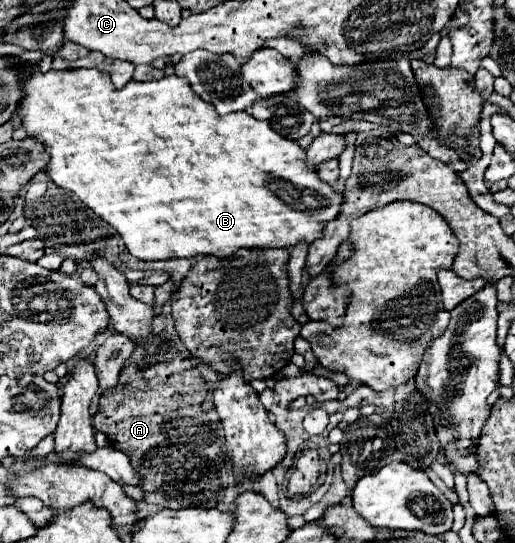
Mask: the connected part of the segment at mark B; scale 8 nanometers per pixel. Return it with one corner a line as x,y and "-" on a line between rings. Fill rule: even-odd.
38,65
24,69
24,99
18,107
20,121
26,127
28,135
40,139
40,143
46,145
46,151
52,155
48,163
48,177
62,189
72,191
84,201
98,217
102,217
106,223
110,223
116,233
126,241
128,251
142,259
142,261
160,261
160,259
172,259
172,257
196,257
196,255
212,255
216,259
228,259
238,249
270,249
270,247
282,247
290,249
298,243
310,245
314,239
322,235
324,223
332,221
340,215
340,205
344,201
342,193
334,191
332,185
324,183
316,167
306,163
306,151
290,139
284,139
276,131
272,131
270,123
258,121
248,113
228,113
218,115
212,103
202,101
188,85
188,79
184,77
164,77
160,81
148,81
138,83
130,81
126,87
116,89
110,83
110,77
106,73
100,73
98,69
66,69
66,71
48,71
40,73

